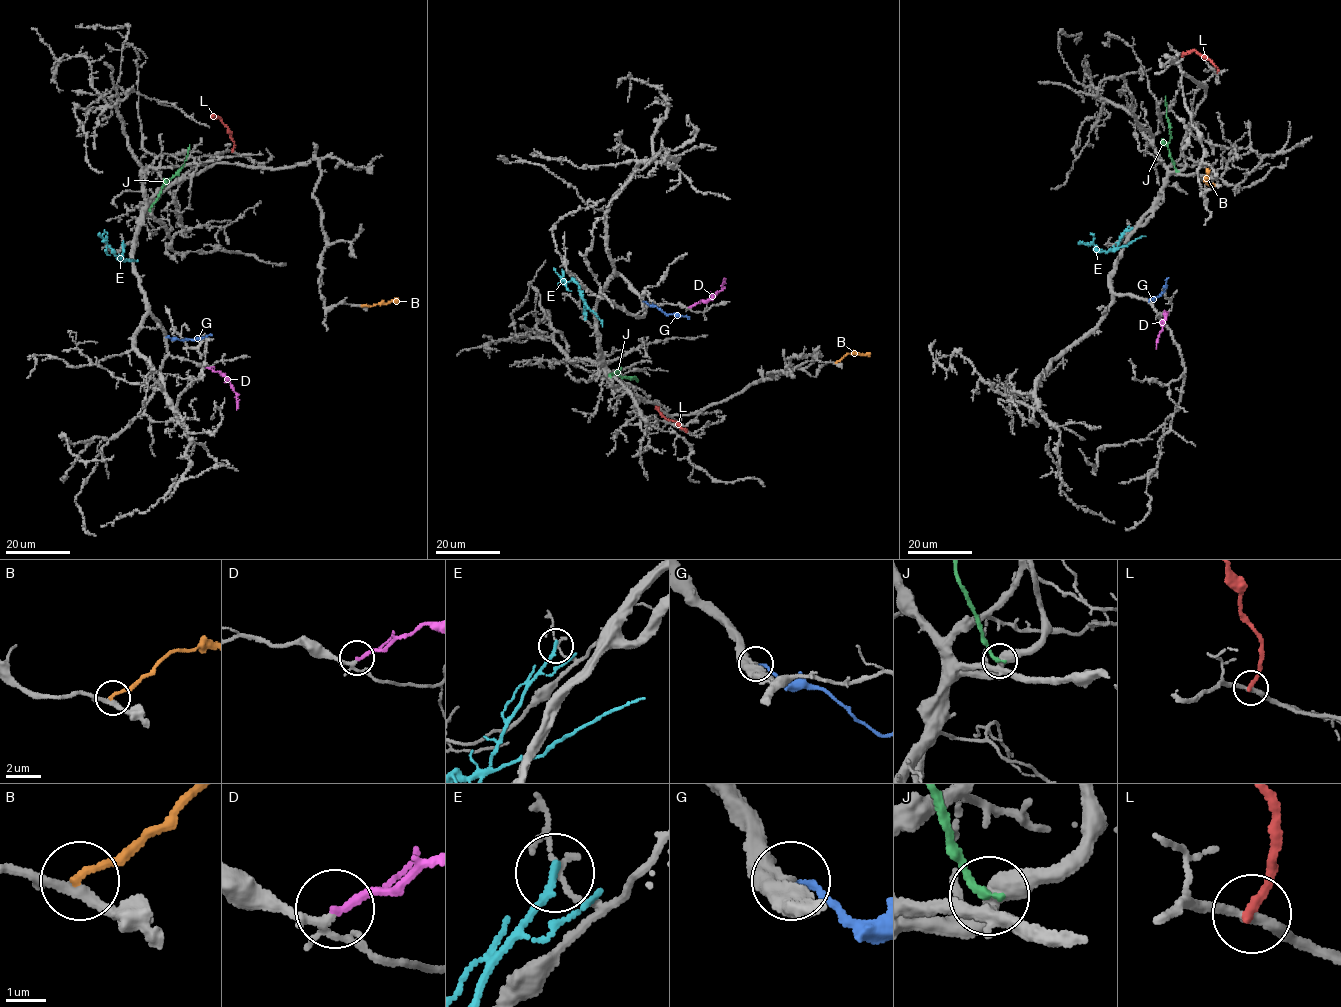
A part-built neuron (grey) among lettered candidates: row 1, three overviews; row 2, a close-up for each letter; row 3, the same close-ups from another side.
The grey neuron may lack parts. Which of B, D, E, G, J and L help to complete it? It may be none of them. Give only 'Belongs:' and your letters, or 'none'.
Belongs: D, G

